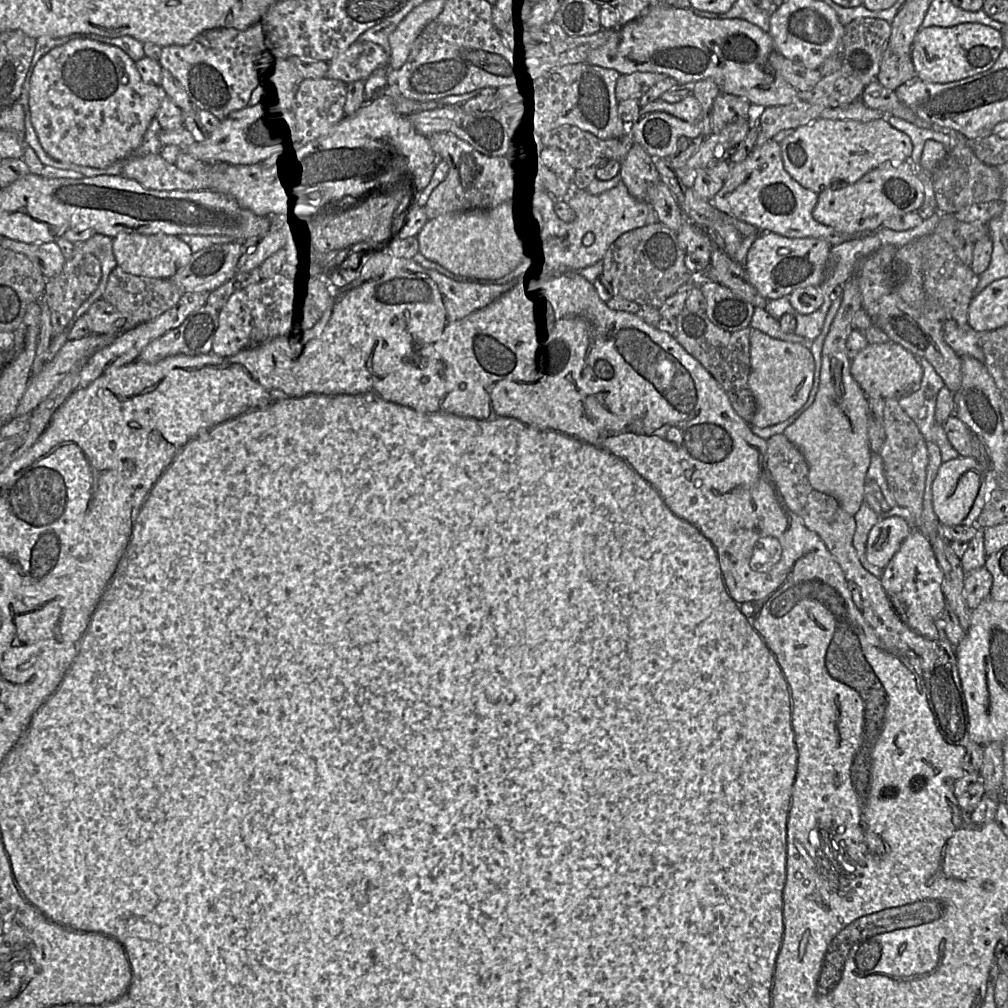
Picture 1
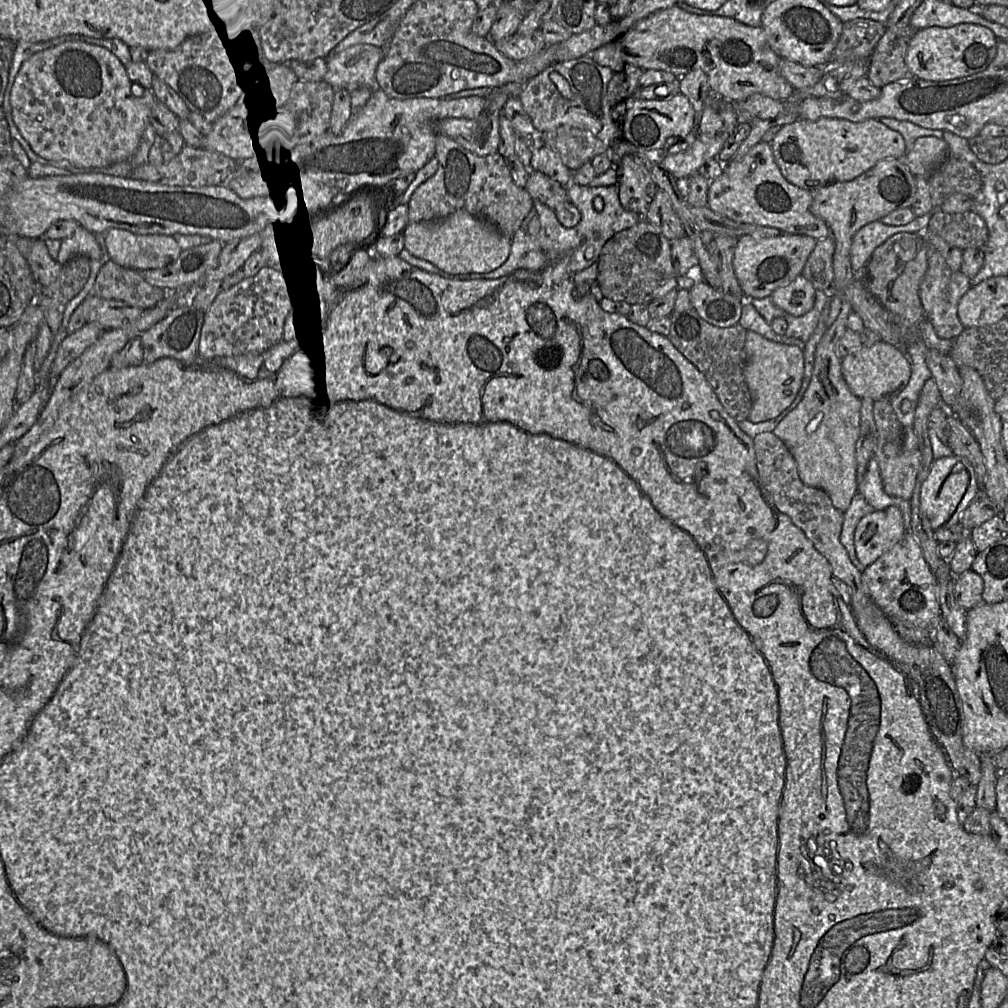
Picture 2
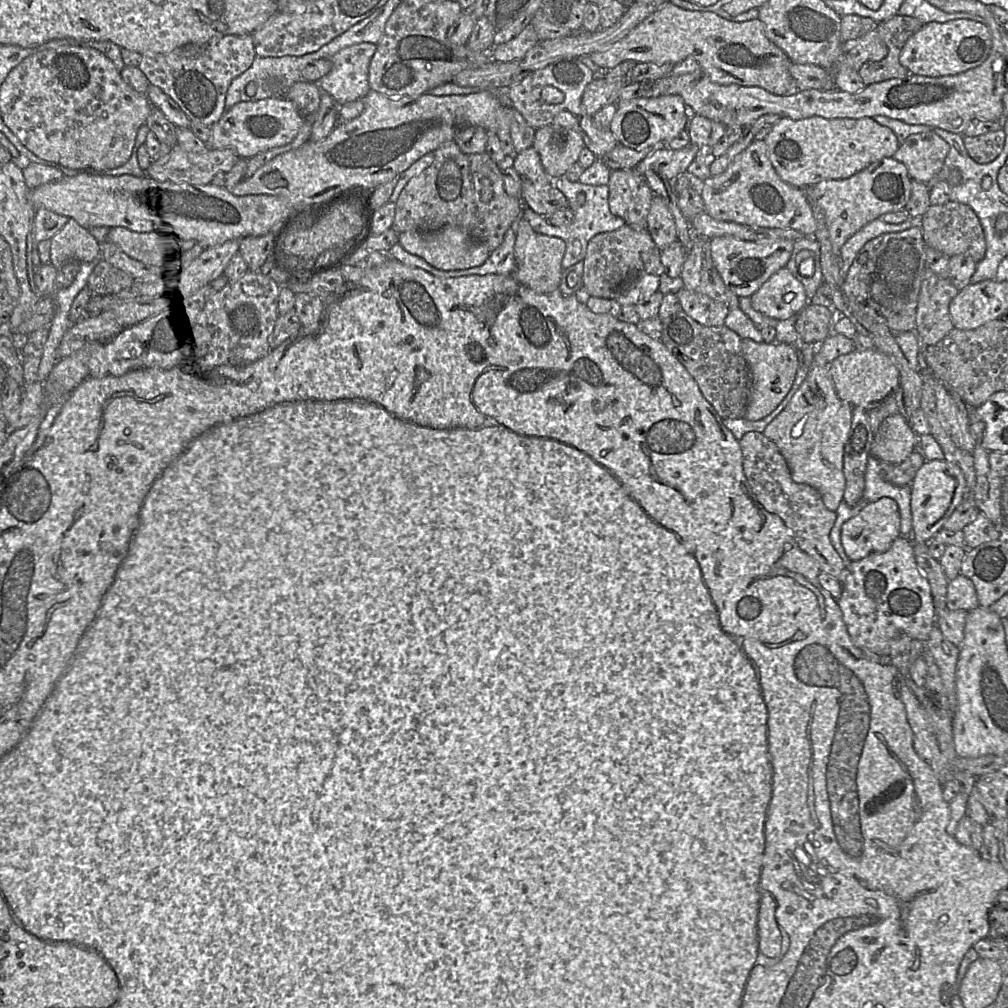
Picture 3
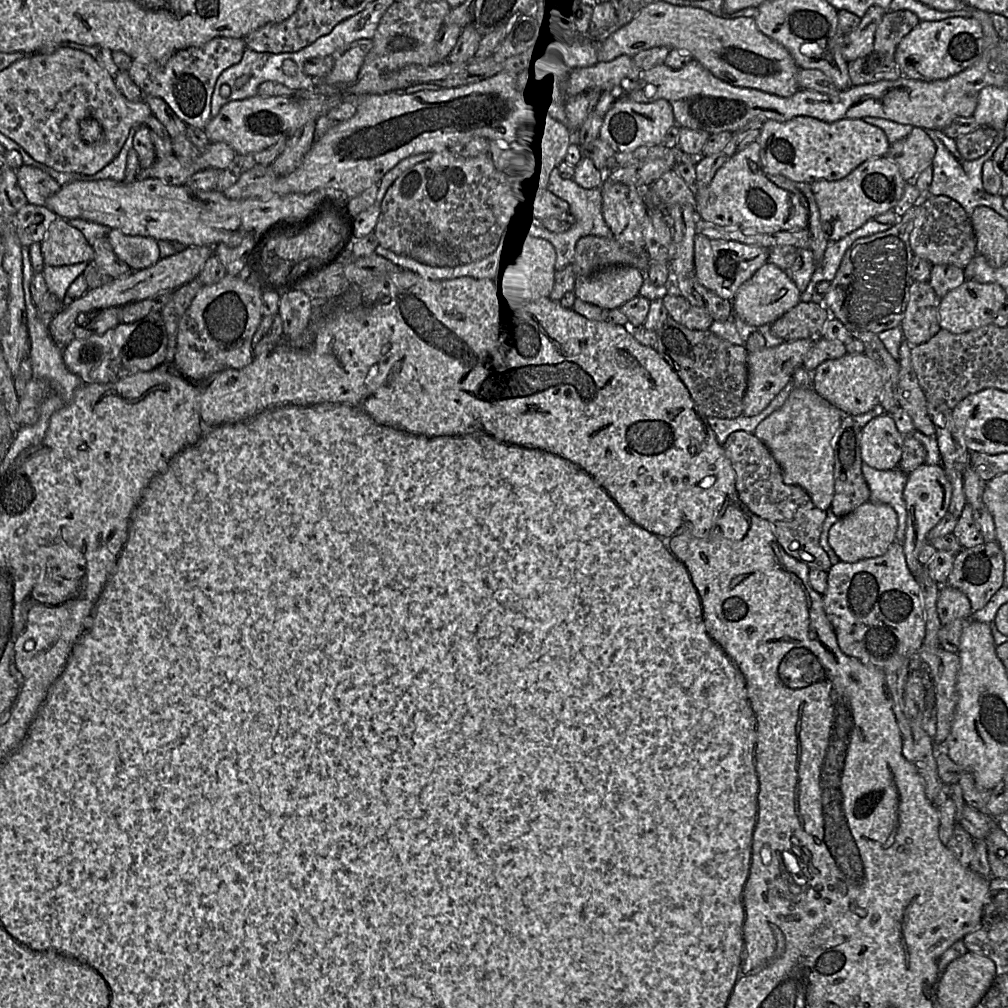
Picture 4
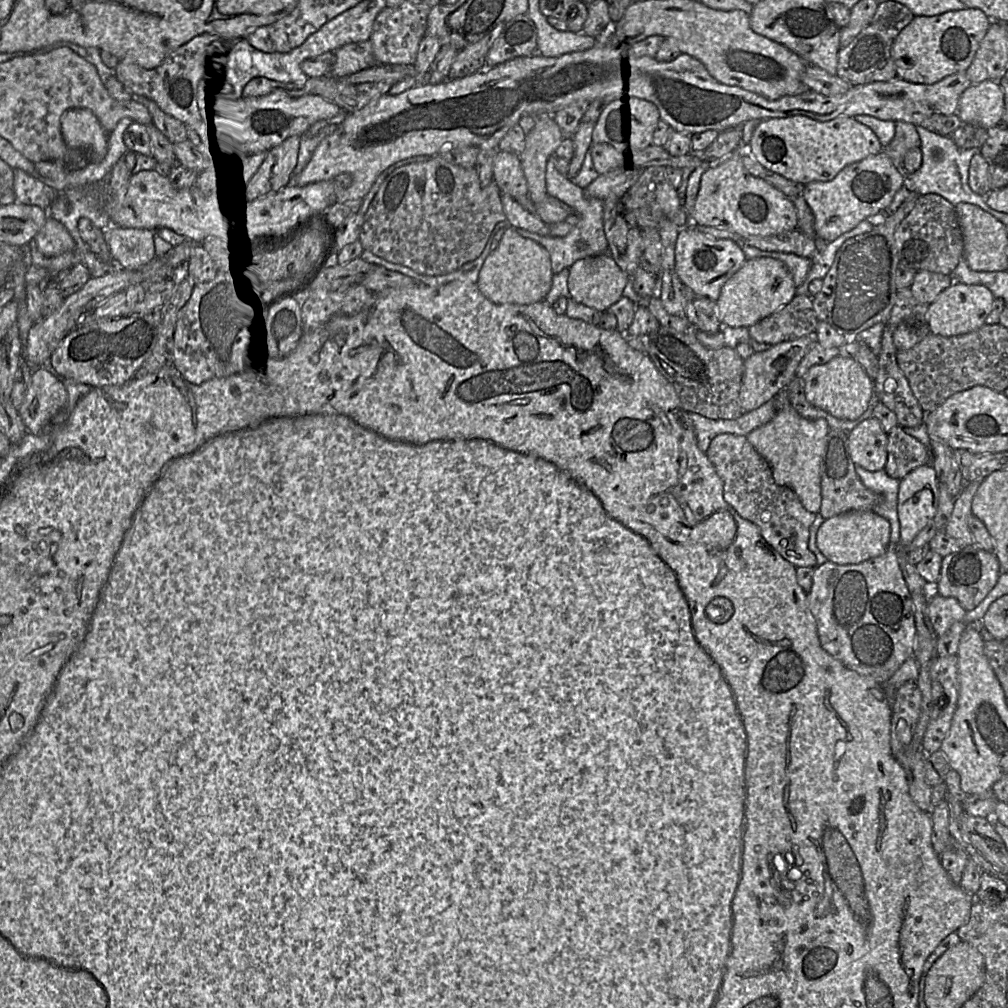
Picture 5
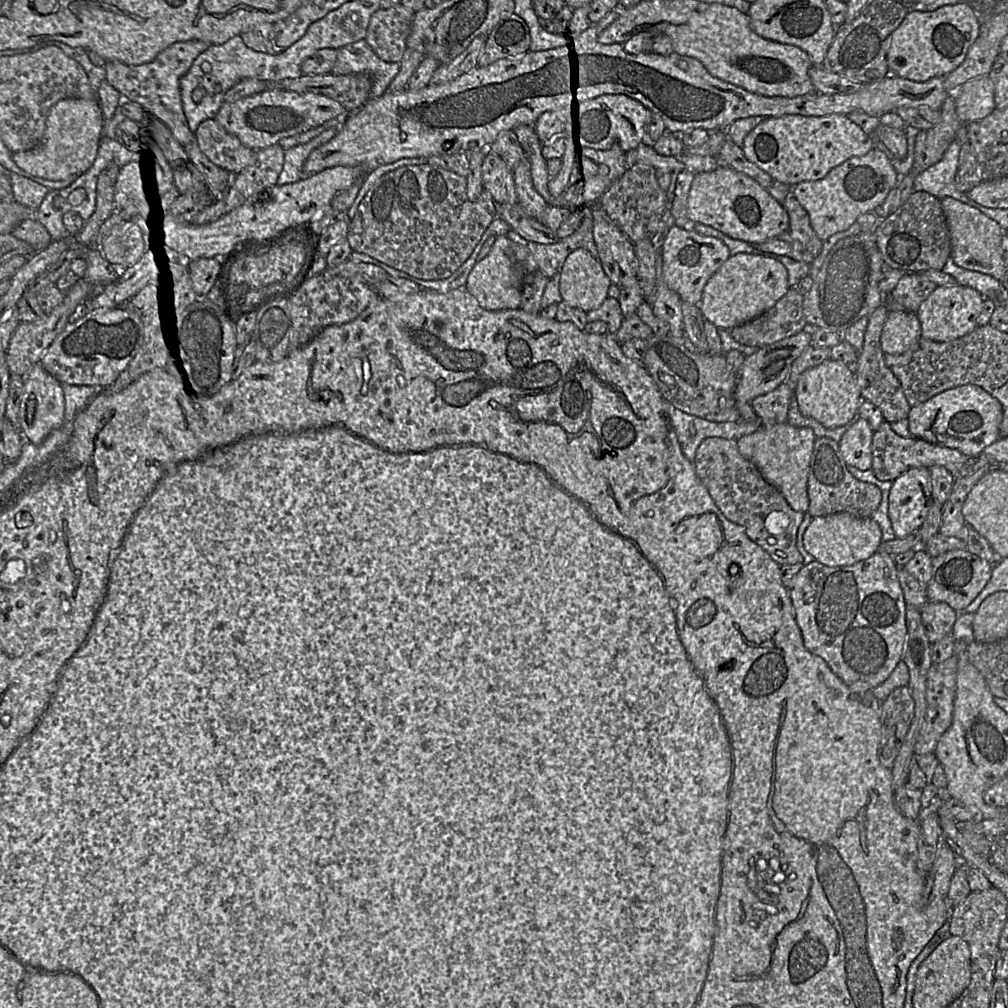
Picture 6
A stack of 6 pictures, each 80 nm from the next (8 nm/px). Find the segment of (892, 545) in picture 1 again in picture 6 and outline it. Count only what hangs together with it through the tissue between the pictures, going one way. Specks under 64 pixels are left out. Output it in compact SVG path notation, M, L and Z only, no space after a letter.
M847 512L814 517L803 538L807 552L817 562L830 567L851 566L863 561L877 553L882 541L882 531L876 521Z

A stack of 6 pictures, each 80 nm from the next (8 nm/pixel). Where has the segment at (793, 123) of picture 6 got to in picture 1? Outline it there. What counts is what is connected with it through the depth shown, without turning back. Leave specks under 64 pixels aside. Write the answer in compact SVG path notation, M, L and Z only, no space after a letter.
M887 117L868 122L819 118L794 129L780 146L785 170L803 187L818 194L855 183L886 162L909 161L913 152L910 137L894 128Z

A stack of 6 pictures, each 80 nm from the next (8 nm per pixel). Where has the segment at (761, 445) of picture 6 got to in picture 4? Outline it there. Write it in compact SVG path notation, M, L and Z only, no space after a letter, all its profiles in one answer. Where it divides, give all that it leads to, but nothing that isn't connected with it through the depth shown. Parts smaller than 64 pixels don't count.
M795 388L784 405L763 420L753 432L769 449L781 467L783 481L786 484L803 488L811 497L814 505L824 511L830 510L834 496L834 453L831 440L841 426L845 415L848 414L833 406L813 388Z

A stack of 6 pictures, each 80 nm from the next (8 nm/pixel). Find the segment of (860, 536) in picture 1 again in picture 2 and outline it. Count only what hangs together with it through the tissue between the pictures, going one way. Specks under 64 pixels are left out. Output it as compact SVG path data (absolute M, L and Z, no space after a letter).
M857 493L849 506L843 513L843 525L840 535L841 544L847 550L851 562L861 572L866 566L861 564L856 556L854 547L854 531L858 522L866 515L873 512L874 509L865 501L860 493Z

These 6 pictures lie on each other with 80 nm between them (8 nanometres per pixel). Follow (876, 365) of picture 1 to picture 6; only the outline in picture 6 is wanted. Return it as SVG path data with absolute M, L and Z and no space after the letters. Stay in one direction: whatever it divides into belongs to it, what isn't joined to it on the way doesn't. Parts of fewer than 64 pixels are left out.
M832 359L806 370L793 384L800 412L817 420L826 428L844 426L856 421L858 409L863 400L853 371L853 365L846 365Z

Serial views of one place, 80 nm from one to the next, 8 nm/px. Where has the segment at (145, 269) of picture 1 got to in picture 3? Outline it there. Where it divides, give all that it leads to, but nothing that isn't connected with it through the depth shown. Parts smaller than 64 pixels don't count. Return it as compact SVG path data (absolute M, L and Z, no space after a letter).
M112 228L108 230L106 241L117 246L130 259L147 266L163 266L171 260L169 238Z

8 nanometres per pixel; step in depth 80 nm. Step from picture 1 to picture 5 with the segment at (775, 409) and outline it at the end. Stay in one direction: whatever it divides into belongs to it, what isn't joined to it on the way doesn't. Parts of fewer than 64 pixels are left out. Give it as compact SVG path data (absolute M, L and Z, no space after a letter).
M816 333L772 345L769 349L753 353L744 362L744 372L739 394L744 412L750 412L771 401L780 391L787 388L795 377L803 357L816 345Z

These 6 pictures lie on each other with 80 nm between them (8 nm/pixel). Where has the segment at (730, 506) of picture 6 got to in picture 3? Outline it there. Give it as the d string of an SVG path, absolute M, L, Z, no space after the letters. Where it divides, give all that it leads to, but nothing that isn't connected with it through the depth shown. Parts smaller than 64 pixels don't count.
M745 433L739 439L739 444L743 455L745 483L755 500L766 511L781 518L793 533L798 547L817 563L821 572L843 582L848 575L847 566L834 549L829 536L836 521L836 512L826 508L816 489L793 481L785 458L776 444L763 433Z

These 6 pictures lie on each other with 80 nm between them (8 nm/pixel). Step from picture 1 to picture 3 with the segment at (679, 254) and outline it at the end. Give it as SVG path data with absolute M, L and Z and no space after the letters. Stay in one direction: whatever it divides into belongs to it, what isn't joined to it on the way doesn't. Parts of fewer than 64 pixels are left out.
M624 225L616 231L597 234L589 240L582 261L582 288L591 296L612 298L622 284L637 275L650 274L660 278L665 272L661 253L646 228Z

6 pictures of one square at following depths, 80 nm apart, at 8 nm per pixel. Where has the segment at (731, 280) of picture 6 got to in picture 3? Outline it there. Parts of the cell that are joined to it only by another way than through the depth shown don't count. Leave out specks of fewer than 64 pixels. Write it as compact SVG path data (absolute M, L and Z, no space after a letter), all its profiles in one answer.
M786 268L774 273L750 301L754 310L776 320L796 316L809 303L803 284Z

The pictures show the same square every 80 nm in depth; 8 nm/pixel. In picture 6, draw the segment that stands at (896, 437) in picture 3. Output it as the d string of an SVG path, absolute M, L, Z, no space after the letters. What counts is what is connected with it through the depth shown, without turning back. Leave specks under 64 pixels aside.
M864 419L851 421L843 437L839 440L839 448L845 462L860 470L871 470L871 445L874 429Z

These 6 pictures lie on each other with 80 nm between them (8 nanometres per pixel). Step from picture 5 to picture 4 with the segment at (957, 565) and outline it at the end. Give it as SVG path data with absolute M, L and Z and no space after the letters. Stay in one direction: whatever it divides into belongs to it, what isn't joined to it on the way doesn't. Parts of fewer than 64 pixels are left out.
M996 541L964 548L955 554L953 568L945 585L962 591L970 600L972 610L982 609L1004 585L1004 554Z

